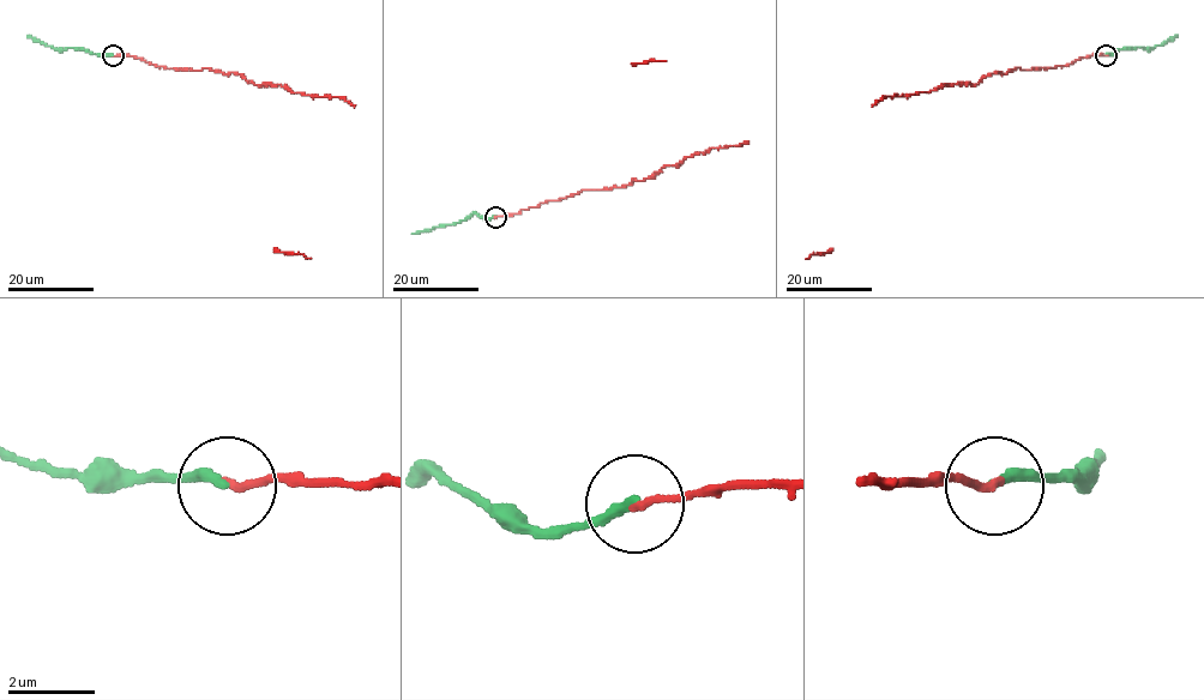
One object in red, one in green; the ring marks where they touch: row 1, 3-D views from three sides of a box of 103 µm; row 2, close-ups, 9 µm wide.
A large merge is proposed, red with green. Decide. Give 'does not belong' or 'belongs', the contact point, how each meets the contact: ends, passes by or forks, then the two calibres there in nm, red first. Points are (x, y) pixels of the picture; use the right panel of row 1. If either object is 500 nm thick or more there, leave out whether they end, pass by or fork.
belongs | (1106, 55) | red ends | green ends | 170/240 nm

